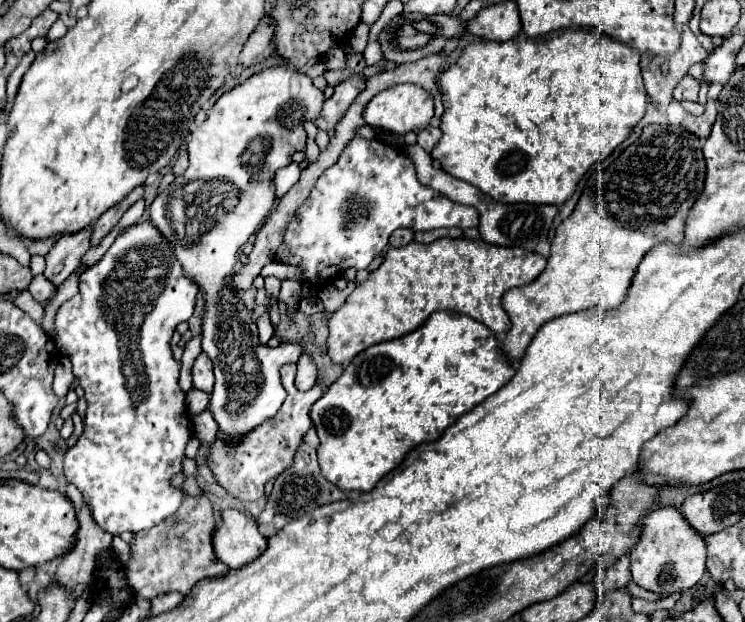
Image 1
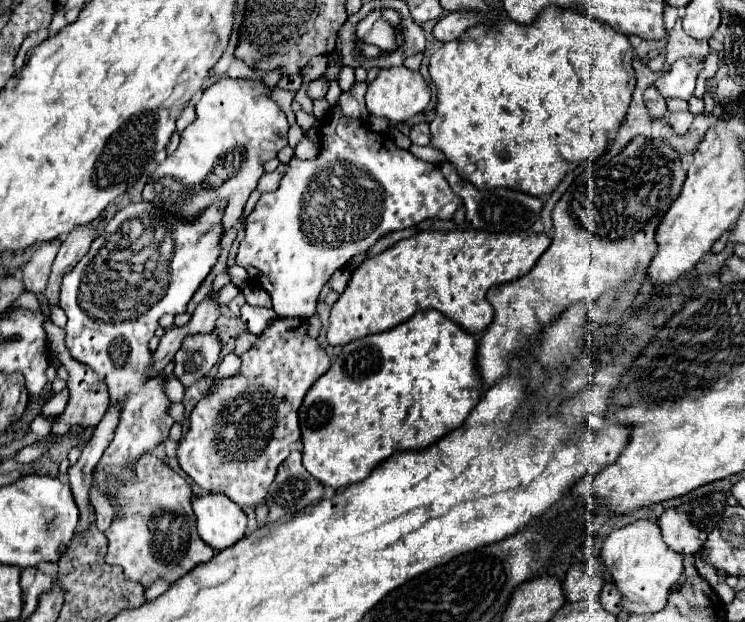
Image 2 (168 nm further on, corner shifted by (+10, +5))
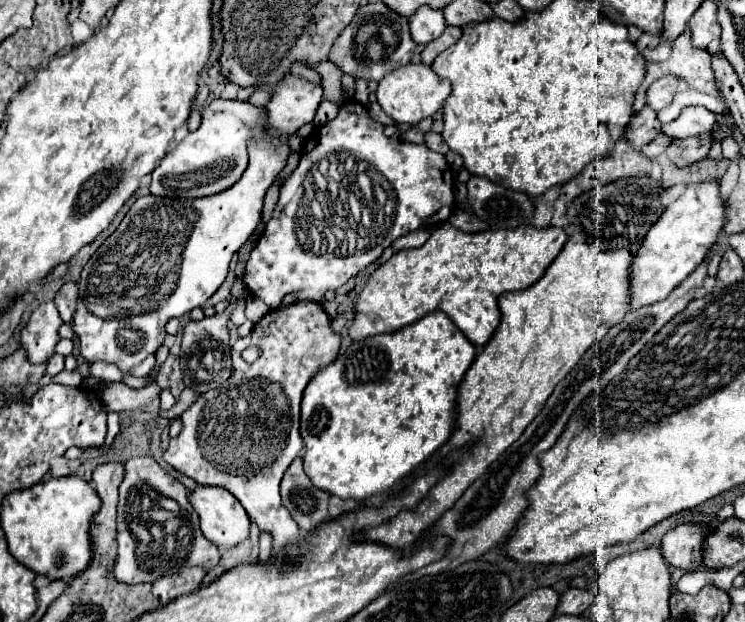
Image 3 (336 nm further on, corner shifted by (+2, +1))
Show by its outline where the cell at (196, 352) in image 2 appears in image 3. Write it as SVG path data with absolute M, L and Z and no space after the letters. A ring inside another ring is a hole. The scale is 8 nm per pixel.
M234 299L228 309L214 317L204 317L202 321L190 321L184 327L182 333L182 349L180 349L180 369L184 385L194 389L196 393L206 393L210 389L216 389L218 385L226 383L232 375L232 359L230 359L230 345L228 345L228 315L230 311L240 303L240 299Z

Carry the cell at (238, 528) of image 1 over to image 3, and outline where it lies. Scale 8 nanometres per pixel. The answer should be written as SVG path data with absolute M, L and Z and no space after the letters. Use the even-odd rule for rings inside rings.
M198 485L190 493L190 505L200 517L204 537L212 543L234 547L248 537L250 517L228 489Z

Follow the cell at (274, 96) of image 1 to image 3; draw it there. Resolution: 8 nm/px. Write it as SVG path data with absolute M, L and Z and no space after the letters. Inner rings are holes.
M212 101L202 111L200 127L188 133L152 171L150 193L160 197L208 197L234 185L248 165L248 137L258 137L264 131L266 113L262 111L248 101Z

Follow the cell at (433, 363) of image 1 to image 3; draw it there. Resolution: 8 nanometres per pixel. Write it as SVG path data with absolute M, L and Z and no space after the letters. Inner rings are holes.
M434 311L400 331L354 341L334 363L318 369L304 389L300 409L300 435L306 449L304 473L312 485L340 499L364 501L372 495L386 495L450 439L458 385L474 357L476 347L454 321L446 313Z

